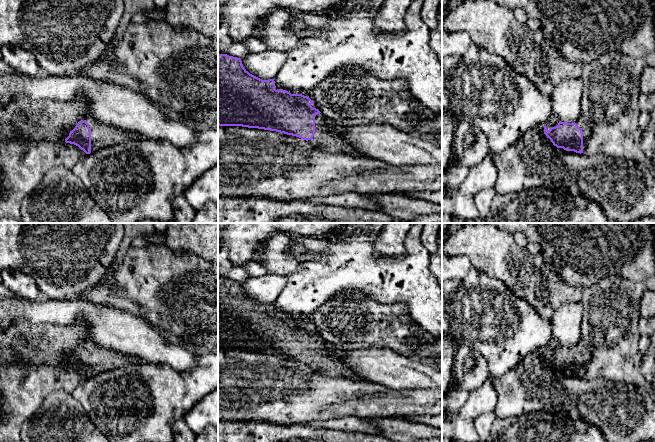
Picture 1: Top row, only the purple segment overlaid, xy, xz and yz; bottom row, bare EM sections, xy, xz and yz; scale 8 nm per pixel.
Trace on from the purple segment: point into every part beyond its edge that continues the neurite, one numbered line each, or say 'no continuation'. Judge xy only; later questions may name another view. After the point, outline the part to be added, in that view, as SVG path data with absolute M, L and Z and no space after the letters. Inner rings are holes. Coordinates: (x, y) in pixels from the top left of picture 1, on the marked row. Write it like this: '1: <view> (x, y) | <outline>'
1: xy (102, 135) | M87 118L87 123L91 130L91 152L118 142L124 142L131 137L135 137L127 131L120 128L98 122L94 119Z

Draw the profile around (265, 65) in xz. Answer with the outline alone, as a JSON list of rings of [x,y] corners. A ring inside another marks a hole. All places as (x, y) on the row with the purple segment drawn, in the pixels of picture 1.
[[[268,49],[263,52],[250,52],[241,59],[243,67],[250,74],[262,79],[274,79],[286,60],[286,52]]]

